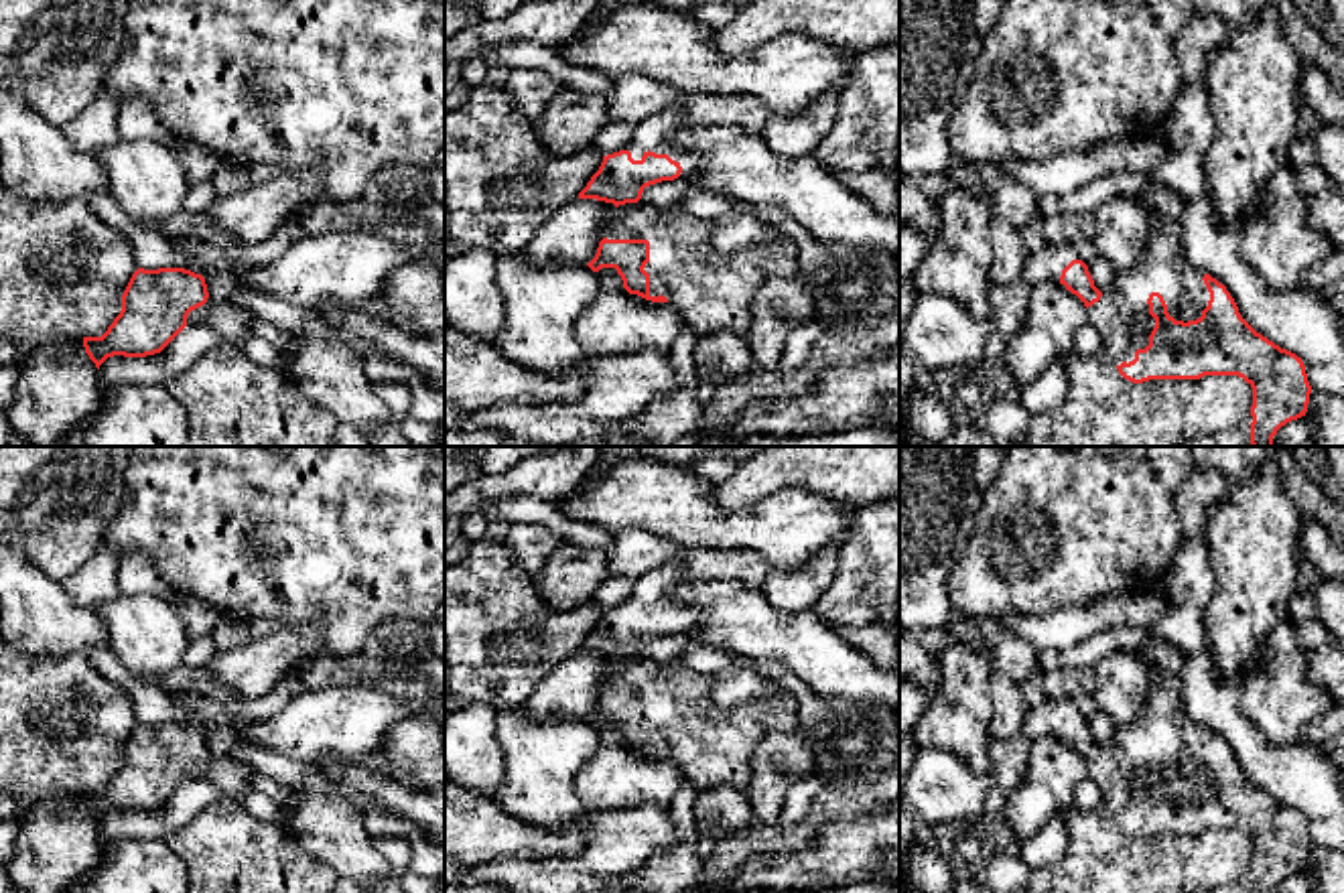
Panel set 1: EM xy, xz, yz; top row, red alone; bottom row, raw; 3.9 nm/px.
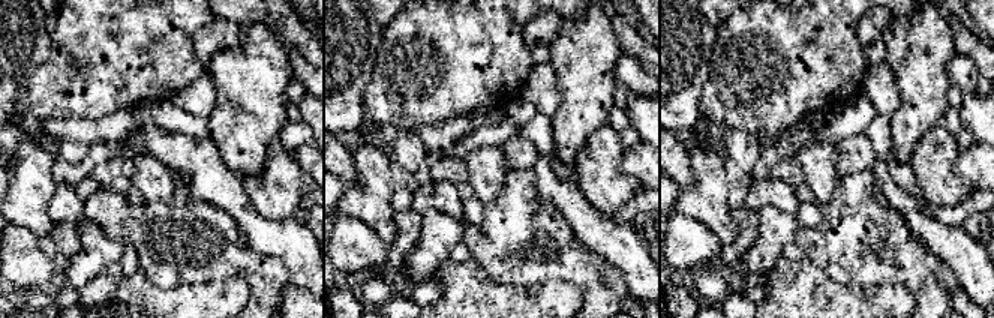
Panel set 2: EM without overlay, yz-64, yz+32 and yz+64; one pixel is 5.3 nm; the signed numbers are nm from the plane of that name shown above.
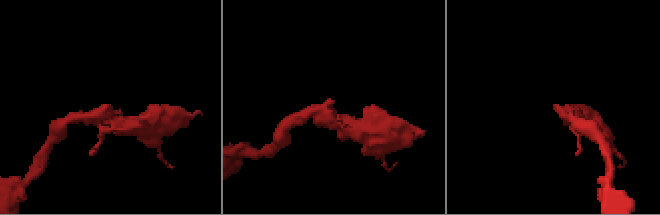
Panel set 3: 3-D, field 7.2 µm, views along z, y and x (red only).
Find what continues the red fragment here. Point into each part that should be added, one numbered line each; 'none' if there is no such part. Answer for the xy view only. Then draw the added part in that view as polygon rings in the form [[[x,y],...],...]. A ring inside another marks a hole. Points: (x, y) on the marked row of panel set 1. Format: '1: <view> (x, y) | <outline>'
1: xy (232, 323) | [[[209,296],[203,306],[189,313],[187,327],[205,325],[238,347],[252,335],[250,321],[246,311],[223,306]]]

